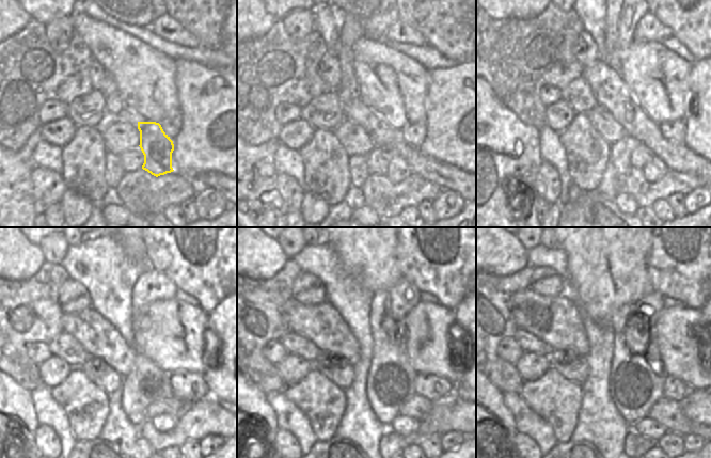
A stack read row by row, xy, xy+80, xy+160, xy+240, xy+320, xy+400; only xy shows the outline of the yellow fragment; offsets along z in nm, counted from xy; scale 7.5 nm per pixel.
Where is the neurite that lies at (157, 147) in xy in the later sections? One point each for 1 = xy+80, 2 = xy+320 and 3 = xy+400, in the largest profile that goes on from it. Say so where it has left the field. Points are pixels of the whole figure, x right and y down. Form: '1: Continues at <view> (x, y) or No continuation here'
1: Continues at xy+80 (398, 170)
2: Continues at xy+320 (404, 426)
3: Continues at xy+400 (648, 427)

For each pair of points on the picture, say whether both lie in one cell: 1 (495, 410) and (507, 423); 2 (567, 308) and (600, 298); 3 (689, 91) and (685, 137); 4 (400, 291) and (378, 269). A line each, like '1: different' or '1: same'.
1: same
2: different
3: same
4: different

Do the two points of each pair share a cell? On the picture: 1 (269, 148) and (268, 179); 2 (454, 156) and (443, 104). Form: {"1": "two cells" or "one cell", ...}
{"1": "one cell", "2": "one cell"}

